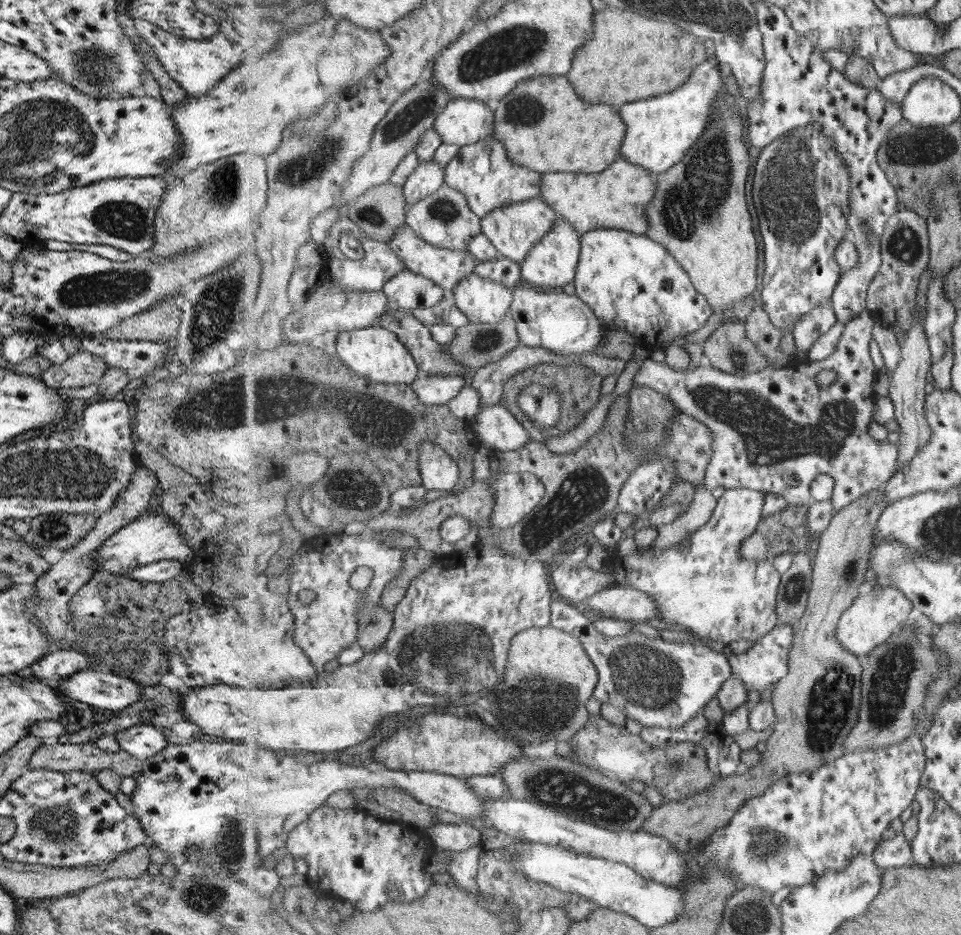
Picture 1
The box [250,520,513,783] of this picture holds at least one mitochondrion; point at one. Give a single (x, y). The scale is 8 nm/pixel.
(445, 657)

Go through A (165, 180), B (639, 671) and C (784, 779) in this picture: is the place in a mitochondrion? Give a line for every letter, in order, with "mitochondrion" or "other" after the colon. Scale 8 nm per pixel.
A: other
B: mitochondrion
C: other

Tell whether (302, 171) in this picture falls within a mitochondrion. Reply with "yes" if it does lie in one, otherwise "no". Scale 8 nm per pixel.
yes

